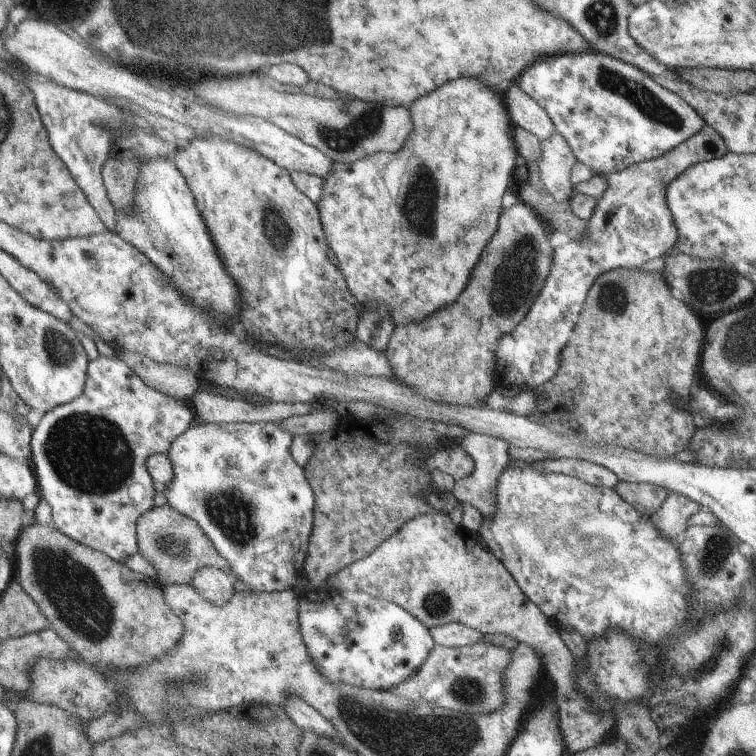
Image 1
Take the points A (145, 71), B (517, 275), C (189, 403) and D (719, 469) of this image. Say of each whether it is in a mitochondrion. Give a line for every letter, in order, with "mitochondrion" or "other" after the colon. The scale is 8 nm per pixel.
A: other
B: mitochondrion
C: other
D: other

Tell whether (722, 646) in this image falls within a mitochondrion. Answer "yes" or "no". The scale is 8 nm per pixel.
yes

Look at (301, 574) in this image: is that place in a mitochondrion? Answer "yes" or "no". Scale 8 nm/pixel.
no

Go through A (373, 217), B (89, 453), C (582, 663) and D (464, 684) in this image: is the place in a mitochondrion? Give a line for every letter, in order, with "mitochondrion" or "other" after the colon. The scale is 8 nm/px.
A: other
B: mitochondrion
C: other
D: mitochondrion

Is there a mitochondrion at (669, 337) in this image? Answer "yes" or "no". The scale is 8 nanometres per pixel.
no

